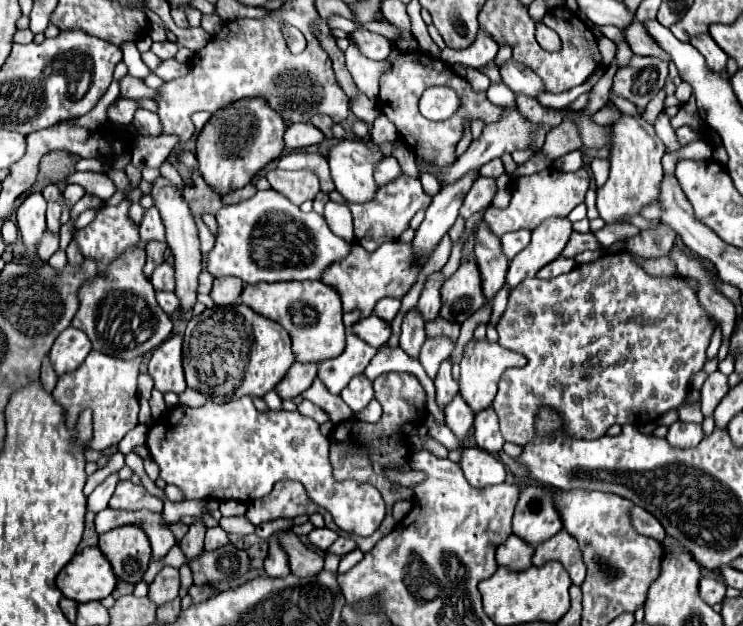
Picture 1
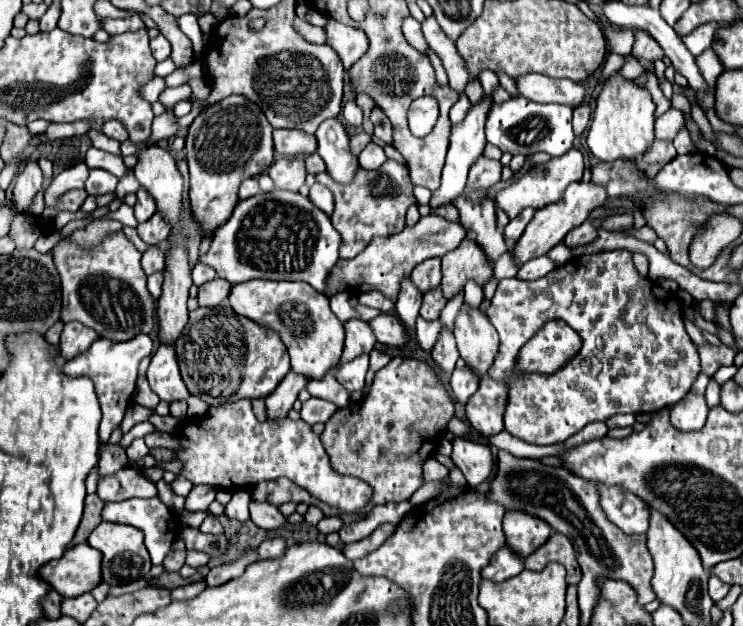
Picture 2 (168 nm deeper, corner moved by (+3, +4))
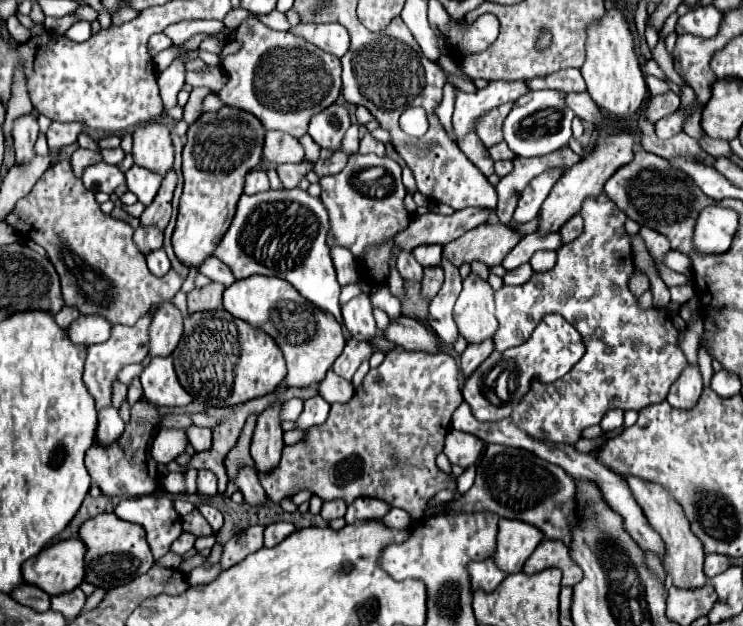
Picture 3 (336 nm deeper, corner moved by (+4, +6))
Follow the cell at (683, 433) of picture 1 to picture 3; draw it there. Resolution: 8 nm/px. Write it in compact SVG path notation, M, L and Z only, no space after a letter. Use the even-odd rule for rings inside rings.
M689 364L679 374L677 382L673 382L673 386L669 388L667 402L675 408L691 408L697 402L697 398L701 396L701 390L703 390L703 380L701 380L699 368Z

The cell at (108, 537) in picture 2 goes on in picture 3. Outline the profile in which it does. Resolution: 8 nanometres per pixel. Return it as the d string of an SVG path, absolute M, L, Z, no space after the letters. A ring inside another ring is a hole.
M115 512L111 514L97 514L89 520L85 520L79 528L79 538L85 544L85 582L111 590L115 586L121 586L125 582L131 582L133 578L145 574L153 566L153 556L149 550L149 544L145 540L145 530L139 524L125 522L117 518Z

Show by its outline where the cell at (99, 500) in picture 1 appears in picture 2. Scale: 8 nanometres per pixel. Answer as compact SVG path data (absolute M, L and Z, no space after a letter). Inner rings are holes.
M112 444L112 446L104 446L102 452L100 452L100 462L98 462L98 472L102 476L110 476L122 468L126 468L128 460L126 460L126 452L118 446L118 444Z

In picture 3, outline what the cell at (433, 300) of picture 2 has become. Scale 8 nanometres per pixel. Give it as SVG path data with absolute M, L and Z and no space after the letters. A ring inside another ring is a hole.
M435 266L435 268L429 268L425 270L423 274L423 294L427 298L433 298L443 286L443 268L441 266Z

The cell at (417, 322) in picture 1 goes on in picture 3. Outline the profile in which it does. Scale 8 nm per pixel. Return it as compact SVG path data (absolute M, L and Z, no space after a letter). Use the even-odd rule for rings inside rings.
M413 252L399 254L397 268L405 280L421 280L423 278L423 266L413 258Z

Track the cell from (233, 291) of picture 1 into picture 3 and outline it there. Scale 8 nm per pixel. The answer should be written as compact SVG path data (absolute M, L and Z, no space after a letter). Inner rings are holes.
M211 282L209 286L203 288L195 288L187 294L187 304L189 304L189 312L205 312L205 310L217 310L221 308L221 296L223 296L225 286L221 286L219 282Z

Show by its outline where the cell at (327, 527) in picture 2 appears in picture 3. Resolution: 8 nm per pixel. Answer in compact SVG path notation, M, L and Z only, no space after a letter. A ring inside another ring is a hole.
M341 500L323 502L323 508L321 508L321 516L323 516L325 520L341 518L341 516L345 516L345 508L347 508L347 504L345 504L345 502L341 502Z

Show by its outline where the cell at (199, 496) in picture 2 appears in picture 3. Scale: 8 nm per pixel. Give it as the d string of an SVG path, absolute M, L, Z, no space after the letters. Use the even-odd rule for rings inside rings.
M199 470L197 488L199 488L199 494L215 496L217 494L217 476L211 470Z

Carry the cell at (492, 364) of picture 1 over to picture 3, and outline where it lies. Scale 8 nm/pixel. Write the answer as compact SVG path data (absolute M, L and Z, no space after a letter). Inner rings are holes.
M473 272L463 280L463 292L455 304L455 322L459 326L459 334L471 344L483 342L497 330L493 288Z

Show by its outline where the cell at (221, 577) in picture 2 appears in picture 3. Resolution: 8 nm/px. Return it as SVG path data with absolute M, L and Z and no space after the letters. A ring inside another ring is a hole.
M249 526L241 534L233 536L225 544L225 550L221 556L221 566L231 568L231 566L239 564L241 560L245 560L249 554L257 552L263 546L263 530L265 530L265 526Z

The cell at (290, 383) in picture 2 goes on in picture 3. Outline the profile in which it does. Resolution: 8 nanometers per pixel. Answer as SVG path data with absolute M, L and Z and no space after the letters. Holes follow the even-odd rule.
M275 404L261 412L261 416L257 418L257 426L251 440L251 458L259 474L265 474L265 470L273 470L273 466L277 466L281 450L285 446L279 408L281 404Z

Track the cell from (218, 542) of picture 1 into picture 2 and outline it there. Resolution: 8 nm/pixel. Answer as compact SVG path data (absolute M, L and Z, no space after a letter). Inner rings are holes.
M210 514L210 516L202 522L200 532L206 532L206 534L222 534L222 532L224 532L224 528L222 528L222 524L220 524L220 522Z

